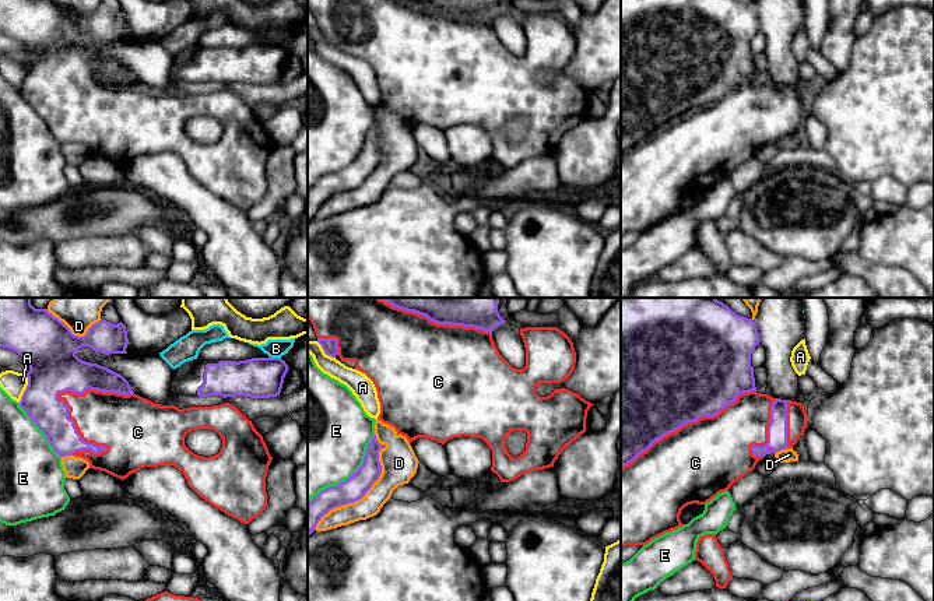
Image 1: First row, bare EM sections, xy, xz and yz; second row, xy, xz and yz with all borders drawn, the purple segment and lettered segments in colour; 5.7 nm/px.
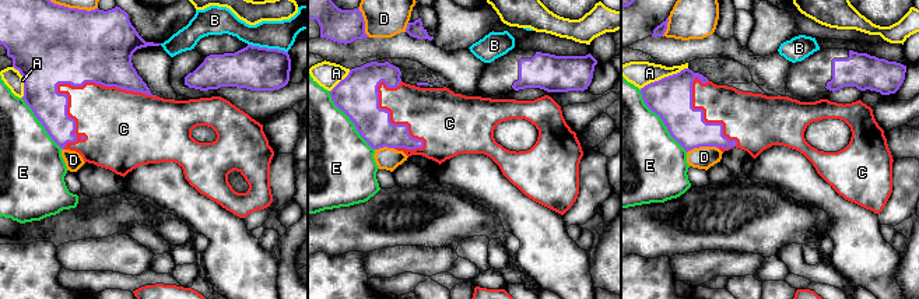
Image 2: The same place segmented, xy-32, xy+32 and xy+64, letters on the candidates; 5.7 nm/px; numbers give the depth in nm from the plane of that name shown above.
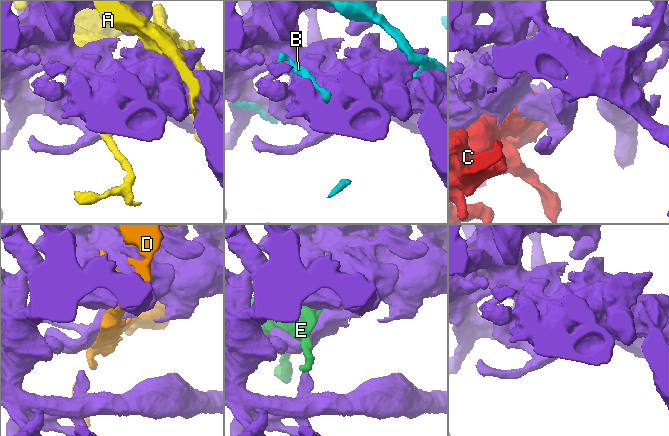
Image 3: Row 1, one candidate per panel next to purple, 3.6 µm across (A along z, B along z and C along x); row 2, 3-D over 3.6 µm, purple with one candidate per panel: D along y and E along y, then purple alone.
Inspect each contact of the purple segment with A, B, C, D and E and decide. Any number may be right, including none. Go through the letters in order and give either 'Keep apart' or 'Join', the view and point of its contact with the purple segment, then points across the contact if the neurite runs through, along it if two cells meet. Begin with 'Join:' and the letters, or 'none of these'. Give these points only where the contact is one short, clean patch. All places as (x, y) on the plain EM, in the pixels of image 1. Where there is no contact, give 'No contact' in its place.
Join: C
A: Keep apart. Touches purple at xy (27, 74)
B: Keep apart. Touches purple at xy (274, 45)
C: Join. Touches purple at xy (69, 95)
D: Keep apart. Touches purple at xz (368, 176)
E: Keep apart. Touches purple at xz (350, 164)

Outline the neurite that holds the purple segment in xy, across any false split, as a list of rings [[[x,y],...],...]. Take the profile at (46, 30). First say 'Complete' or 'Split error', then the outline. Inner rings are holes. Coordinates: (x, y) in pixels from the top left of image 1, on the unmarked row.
Split error. [[[0,0],[0,34],[29,49],[29,59],[25,60],[28,73],[20,94],[60,144],[81,144],[89,150],[89,155],[122,168],[144,154],[173,152],[200,184],[249,211],[267,193],[266,164],[273,144],[263,123],[229,89],[183,96],[173,91],[155,91],[137,82],[122,61],[76,42],[82,34],[105,42],[127,41],[127,29],[122,8],[113,11],[101,6],[84,24],[78,24],[52,0]],[[196,116],[211,116],[220,122],[222,134],[218,141],[203,144],[185,133],[186,122]]]

